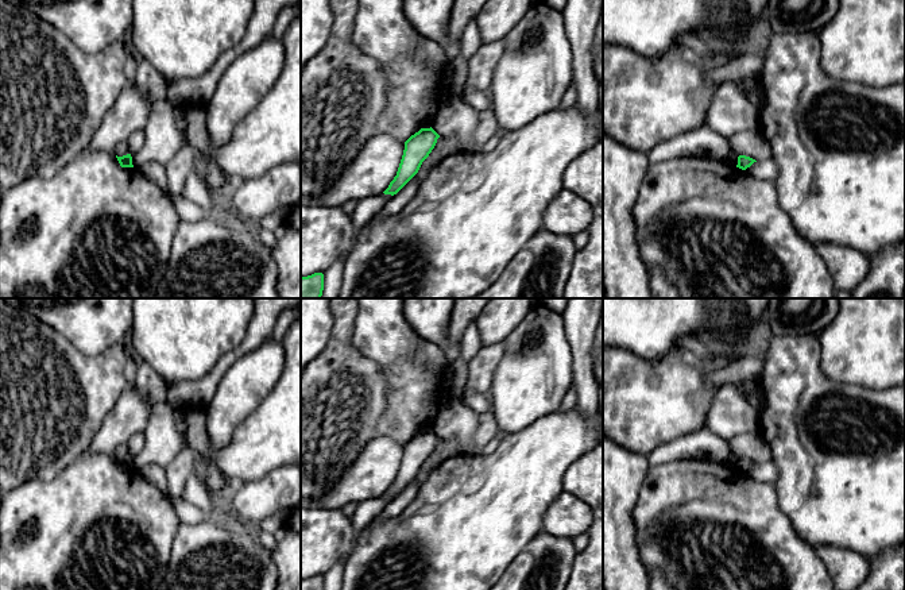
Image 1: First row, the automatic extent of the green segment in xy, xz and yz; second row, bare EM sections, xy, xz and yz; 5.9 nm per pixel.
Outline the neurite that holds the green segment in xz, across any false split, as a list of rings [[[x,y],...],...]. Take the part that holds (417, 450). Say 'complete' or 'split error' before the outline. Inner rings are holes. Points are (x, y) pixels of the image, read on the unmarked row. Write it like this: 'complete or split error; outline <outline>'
complete; outline [[[421,431],[405,444],[403,458],[397,478],[384,497],[397,497],[419,473],[422,464],[434,451],[440,437],[430,431]]]

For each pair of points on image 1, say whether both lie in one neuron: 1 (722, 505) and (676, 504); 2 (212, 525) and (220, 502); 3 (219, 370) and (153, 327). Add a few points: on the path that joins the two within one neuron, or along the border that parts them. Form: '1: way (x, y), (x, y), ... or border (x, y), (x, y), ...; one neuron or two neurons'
1: way (711, 505), (687, 505); one neuron
2: border (213, 516), (224, 521); two neurons
3: border (238, 344), (228, 350), (205, 374), (186, 381); two neurons

